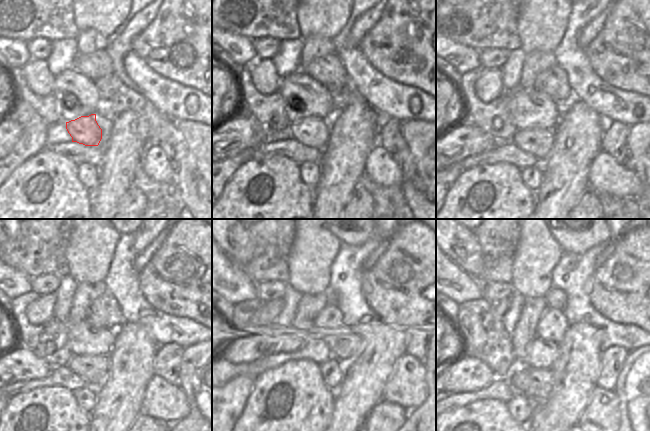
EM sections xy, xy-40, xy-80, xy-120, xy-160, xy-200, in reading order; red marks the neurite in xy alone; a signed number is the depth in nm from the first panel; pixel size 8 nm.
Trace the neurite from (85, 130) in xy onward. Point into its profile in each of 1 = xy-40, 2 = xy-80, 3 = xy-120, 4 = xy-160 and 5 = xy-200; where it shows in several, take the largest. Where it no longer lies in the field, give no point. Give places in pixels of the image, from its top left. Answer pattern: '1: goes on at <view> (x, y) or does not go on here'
1: goes on at xy-40 (313, 132)
2: goes on at xy-80 (538, 142)
3: goes on at xy-120 (93, 369)
4: goes on at xy-160 (318, 351)
5: goes on at xy-200 (540, 353)

